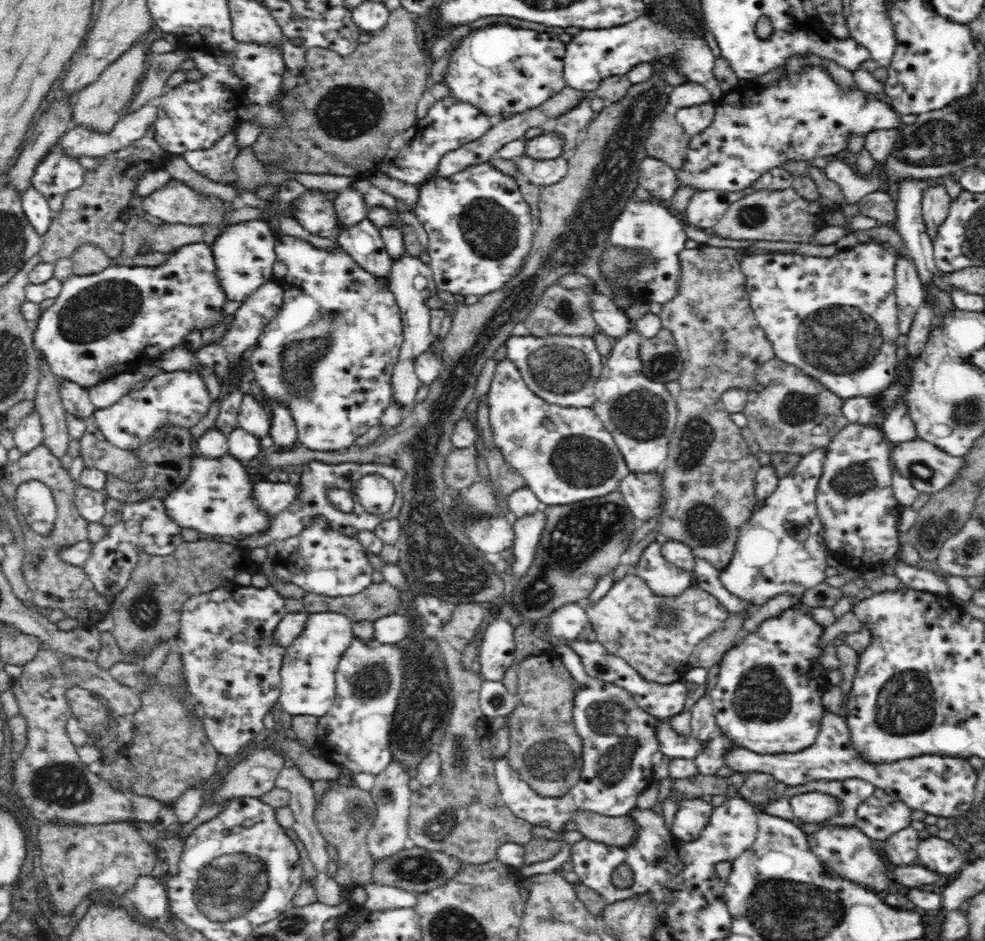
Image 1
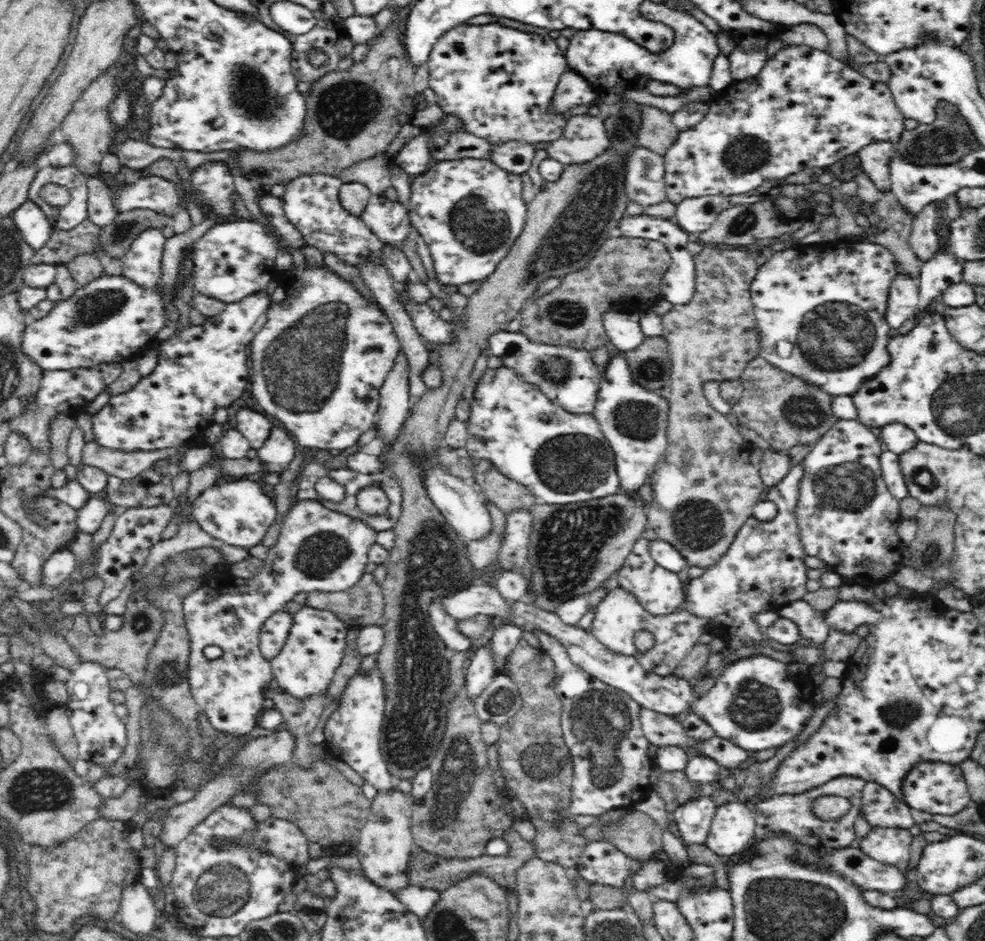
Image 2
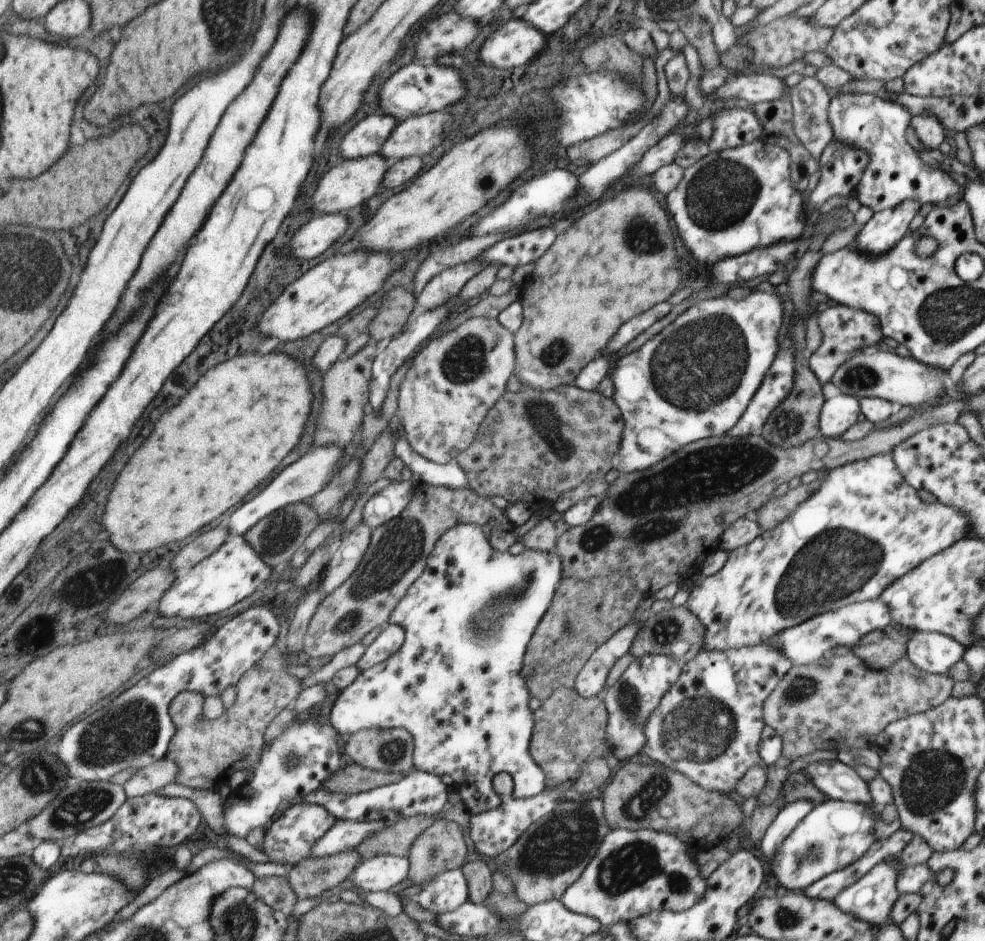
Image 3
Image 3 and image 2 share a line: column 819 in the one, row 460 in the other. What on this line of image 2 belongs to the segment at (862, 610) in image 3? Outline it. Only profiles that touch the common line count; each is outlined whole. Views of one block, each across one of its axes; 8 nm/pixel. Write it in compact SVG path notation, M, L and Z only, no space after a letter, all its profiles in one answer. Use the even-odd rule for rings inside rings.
M612 351L609 363L603 368L599 384L592 413L614 451L616 473L620 479L619 492L638 492L666 452L669 400L659 396L658 391L643 388L636 382L624 352Z

